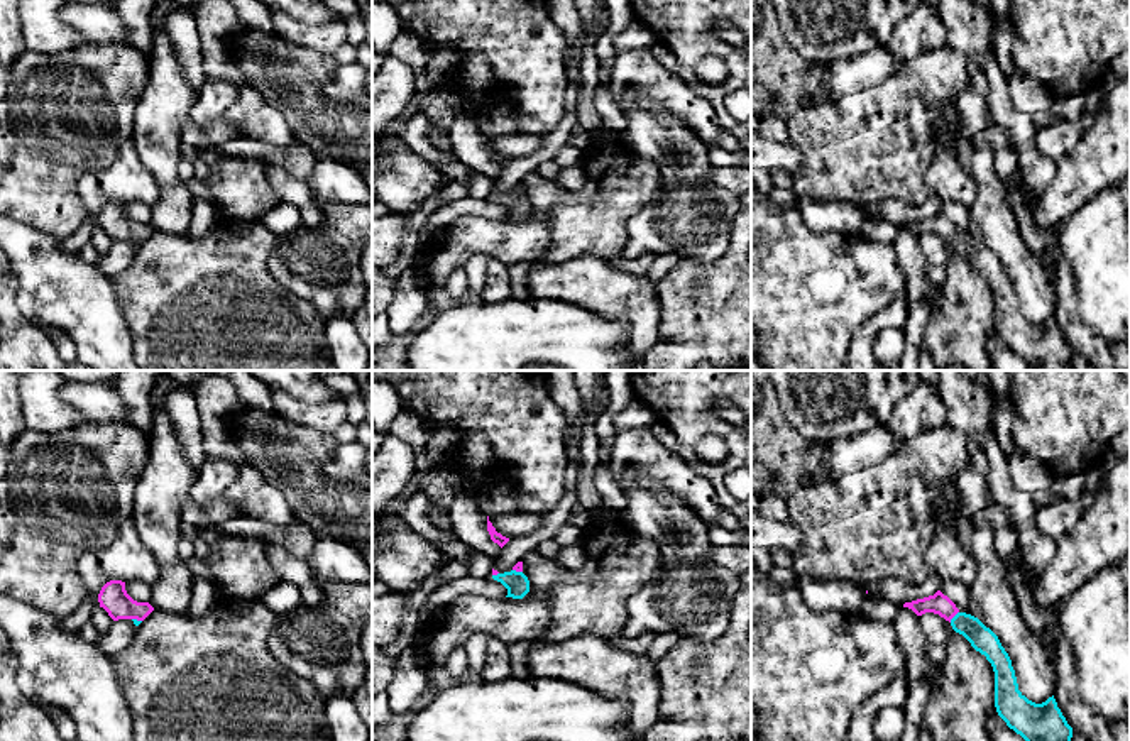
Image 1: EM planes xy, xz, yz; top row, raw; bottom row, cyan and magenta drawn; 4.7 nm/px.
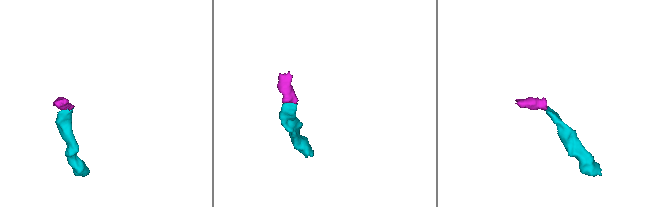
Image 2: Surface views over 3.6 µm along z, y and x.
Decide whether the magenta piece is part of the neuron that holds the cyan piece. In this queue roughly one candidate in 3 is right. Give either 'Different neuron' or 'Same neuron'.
Same neuron

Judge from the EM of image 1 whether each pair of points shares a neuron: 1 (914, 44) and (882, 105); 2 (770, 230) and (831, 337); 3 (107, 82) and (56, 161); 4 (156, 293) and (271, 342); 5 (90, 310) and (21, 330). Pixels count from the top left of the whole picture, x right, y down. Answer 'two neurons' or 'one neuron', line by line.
1: two neurons
2: one neuron
3: one neuron
4: one neuron
5: two neurons

